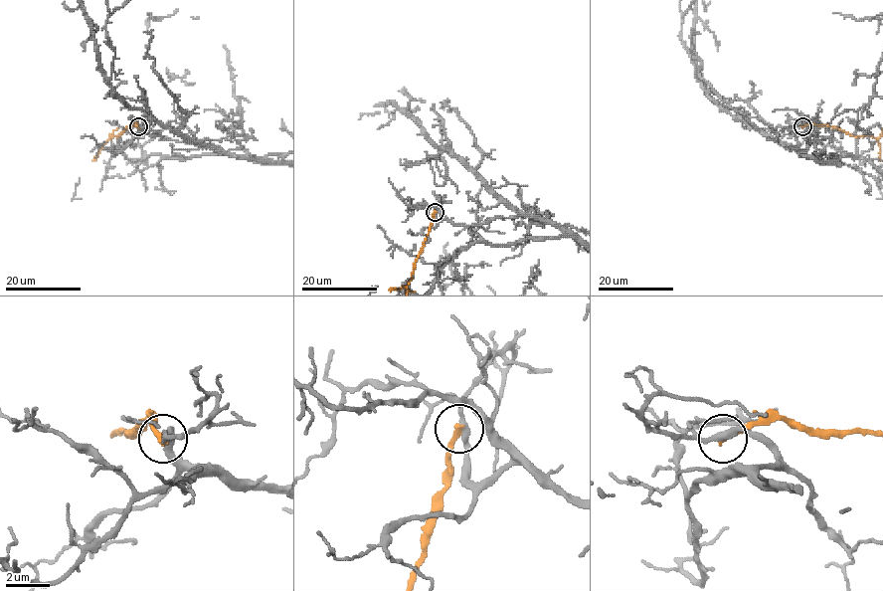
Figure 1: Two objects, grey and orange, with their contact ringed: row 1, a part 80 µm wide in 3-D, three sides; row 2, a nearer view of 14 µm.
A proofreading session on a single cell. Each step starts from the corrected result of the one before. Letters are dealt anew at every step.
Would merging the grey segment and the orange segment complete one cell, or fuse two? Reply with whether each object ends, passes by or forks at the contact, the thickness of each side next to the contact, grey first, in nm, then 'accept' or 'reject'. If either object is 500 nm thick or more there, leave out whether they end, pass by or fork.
grey passes by | orange ends | 300/280 nm | reject

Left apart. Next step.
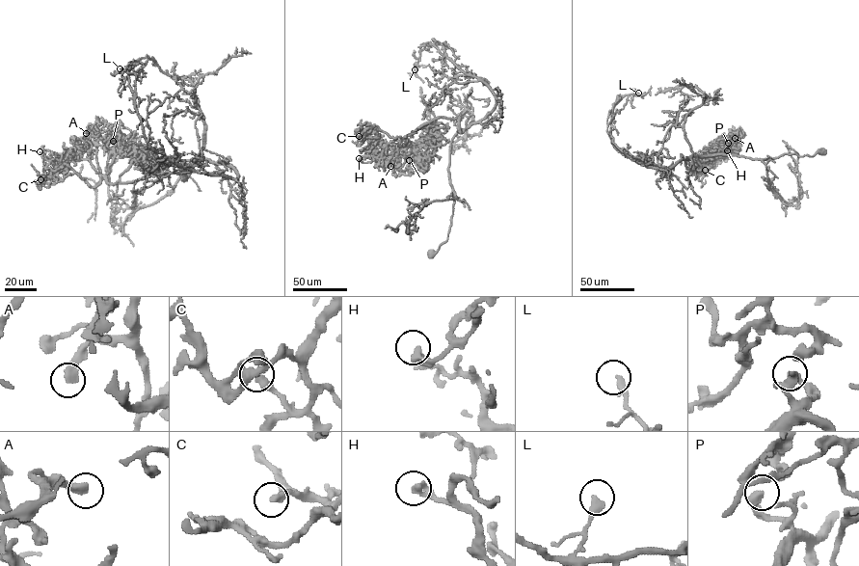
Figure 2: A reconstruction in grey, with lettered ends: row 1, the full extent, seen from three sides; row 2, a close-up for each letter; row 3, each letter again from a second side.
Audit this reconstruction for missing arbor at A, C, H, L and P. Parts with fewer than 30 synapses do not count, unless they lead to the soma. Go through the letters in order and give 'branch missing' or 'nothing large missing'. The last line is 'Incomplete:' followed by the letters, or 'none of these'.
A: branch missing
C: nothing large missing
H: nothing large missing
L: nothing large missing
P: nothing large missing
Incomplete: A

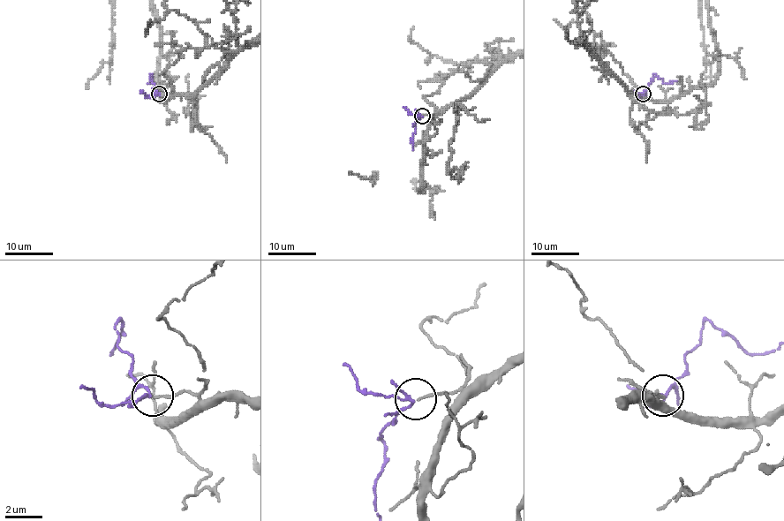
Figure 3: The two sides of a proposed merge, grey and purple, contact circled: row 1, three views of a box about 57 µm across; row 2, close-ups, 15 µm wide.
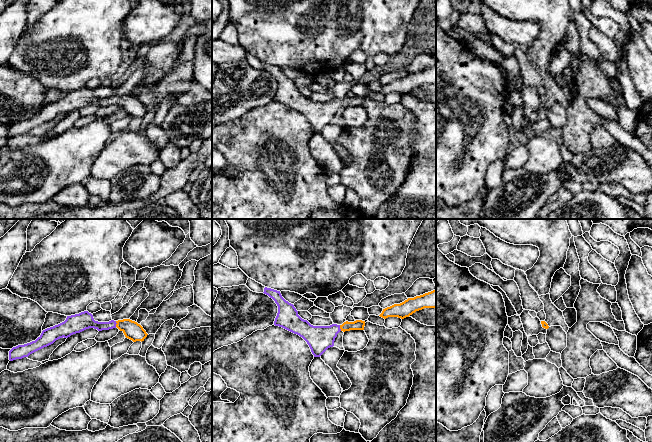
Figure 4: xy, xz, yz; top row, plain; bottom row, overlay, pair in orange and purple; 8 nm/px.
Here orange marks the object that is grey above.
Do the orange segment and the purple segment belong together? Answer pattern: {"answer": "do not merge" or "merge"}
{"answer": "merge"}

